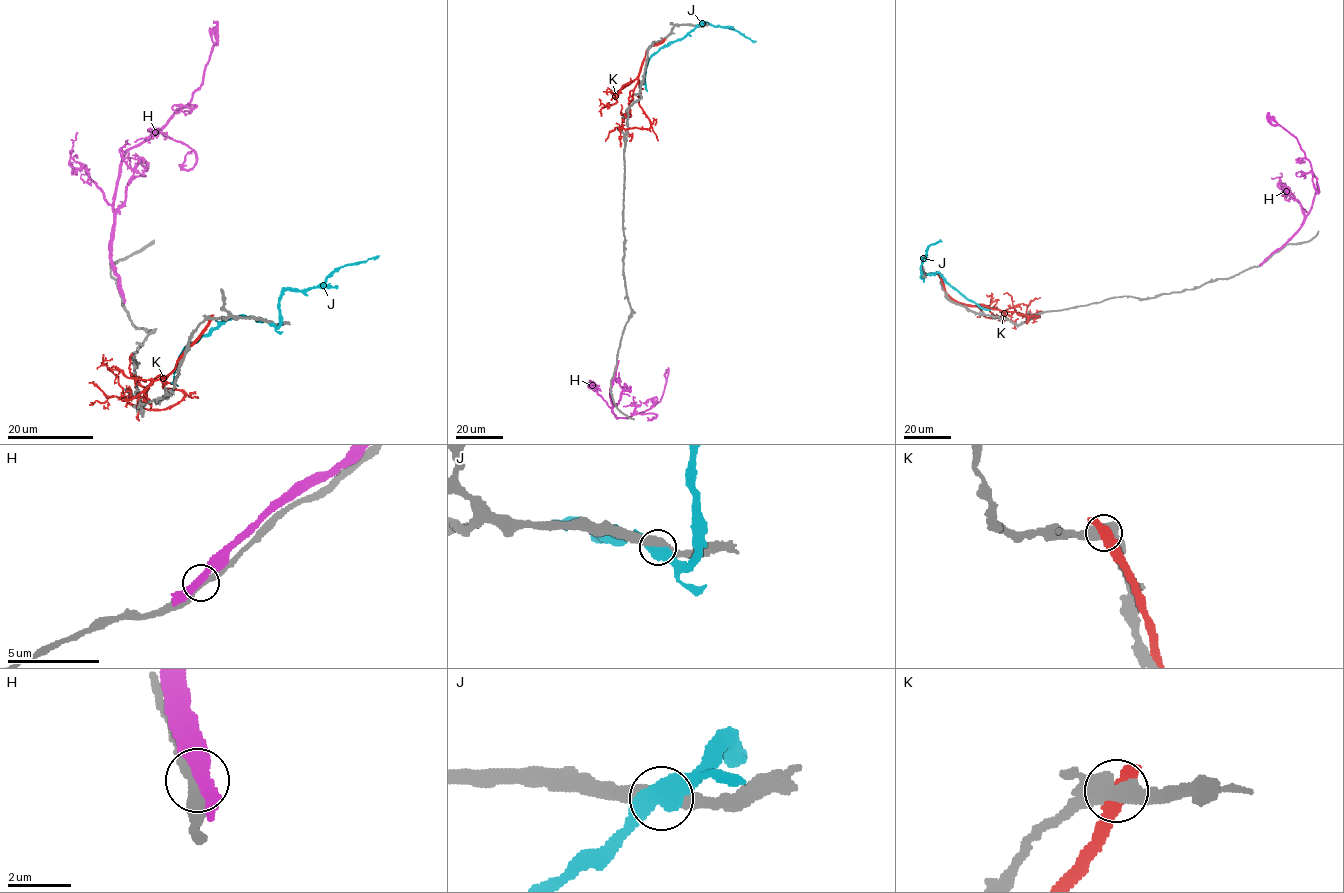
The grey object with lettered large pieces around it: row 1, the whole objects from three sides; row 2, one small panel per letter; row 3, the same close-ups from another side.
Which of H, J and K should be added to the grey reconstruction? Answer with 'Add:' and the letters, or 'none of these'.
Add: none of these

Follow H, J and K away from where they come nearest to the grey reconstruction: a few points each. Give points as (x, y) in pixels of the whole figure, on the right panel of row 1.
H: (1263, 262), (1299, 229), (1311, 206), (1317, 186), (1311, 164), (1298, 141), (1272, 119), (1269, 112)
J: (925, 276), (938, 272), (969, 300), (990, 310)
K: (938, 273), (944, 290), (952, 298), (971, 305), (1016, 311), (1025, 315), (1027, 322), (1027, 306), (1040, 297)

